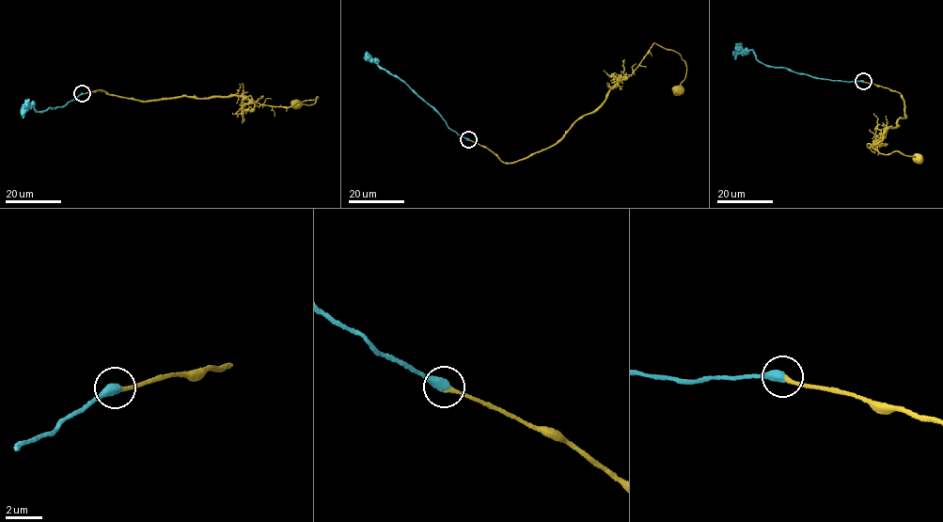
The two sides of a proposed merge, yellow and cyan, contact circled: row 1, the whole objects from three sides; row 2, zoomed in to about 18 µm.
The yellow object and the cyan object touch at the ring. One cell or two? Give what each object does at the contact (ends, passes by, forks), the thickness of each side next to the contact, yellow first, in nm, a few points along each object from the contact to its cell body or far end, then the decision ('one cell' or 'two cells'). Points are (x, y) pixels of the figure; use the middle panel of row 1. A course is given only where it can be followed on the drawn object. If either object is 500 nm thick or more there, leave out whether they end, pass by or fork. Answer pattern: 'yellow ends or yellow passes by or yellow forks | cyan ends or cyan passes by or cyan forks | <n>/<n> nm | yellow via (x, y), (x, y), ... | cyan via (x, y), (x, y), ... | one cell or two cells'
240/550 nm | yellow via (468, 139), (505, 163), (556, 145), (578, 119), (596, 111), (654, 43), (684, 61), (678, 87) | cyan via (468, 139), (447, 126), (403, 81), (369, 57) | one cell

